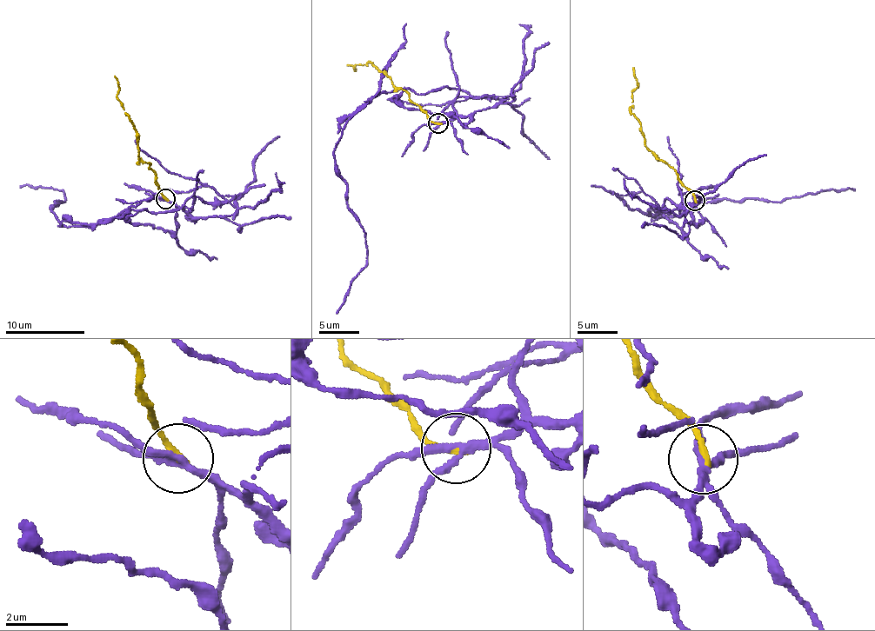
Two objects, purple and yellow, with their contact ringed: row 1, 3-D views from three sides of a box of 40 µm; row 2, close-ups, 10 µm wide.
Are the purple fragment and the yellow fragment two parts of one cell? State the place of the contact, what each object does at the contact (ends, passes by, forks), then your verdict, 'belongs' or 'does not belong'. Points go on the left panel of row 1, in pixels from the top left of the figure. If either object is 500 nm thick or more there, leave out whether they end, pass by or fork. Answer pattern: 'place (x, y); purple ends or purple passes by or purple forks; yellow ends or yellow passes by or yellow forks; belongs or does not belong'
place (165, 199); purple forks; yellow ends; does not belong

